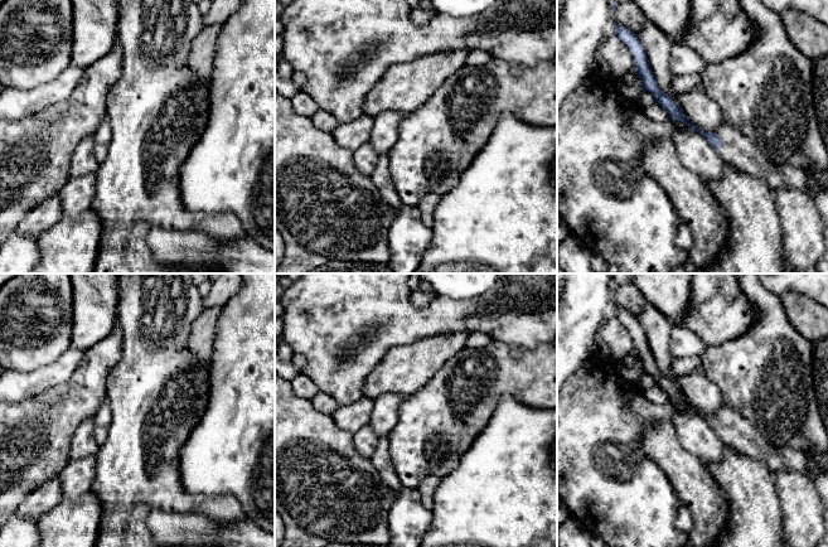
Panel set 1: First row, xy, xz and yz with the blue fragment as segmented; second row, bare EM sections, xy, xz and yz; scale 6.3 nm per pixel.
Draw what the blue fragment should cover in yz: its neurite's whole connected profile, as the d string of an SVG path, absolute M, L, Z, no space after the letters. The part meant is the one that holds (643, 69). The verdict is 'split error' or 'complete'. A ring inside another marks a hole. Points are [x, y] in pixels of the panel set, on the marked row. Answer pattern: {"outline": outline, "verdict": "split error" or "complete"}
{"outline": "M616 21L615 34L631 52L636 77L641 79L641 91L650 92L655 102L668 112L672 121L684 121L692 131L701 134L725 163L731 163L740 170L765 180L773 190L795 188L809 194L814 189L814 183L805 169L771 161L759 151L750 139L728 122L723 122L717 134L704 132L692 125L683 108L659 88L638 34Z", "verdict": "split error"}

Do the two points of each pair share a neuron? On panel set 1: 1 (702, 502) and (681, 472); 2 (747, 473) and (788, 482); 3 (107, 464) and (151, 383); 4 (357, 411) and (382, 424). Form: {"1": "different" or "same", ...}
{"1": "same", "2": "different", "3": "same", "4": "different"}

